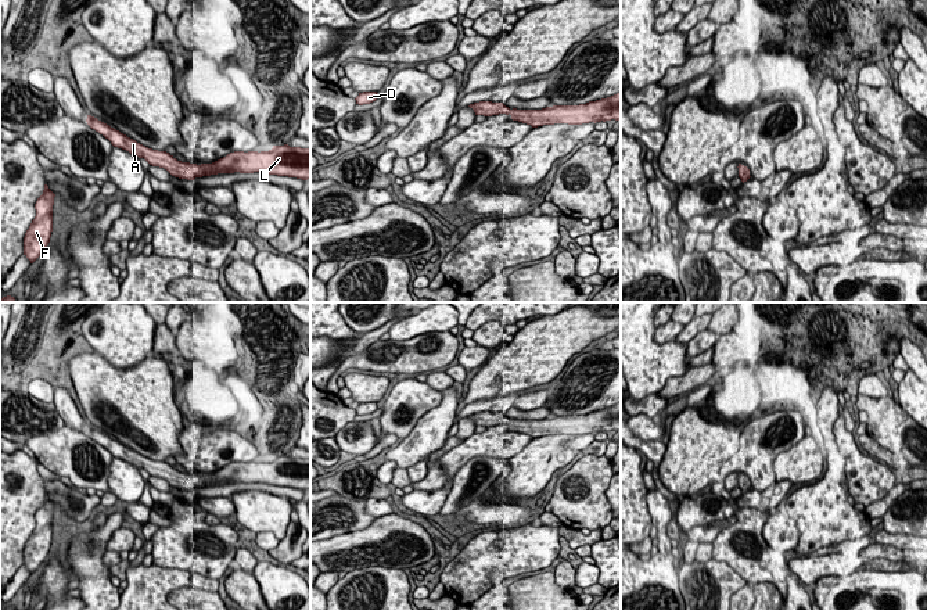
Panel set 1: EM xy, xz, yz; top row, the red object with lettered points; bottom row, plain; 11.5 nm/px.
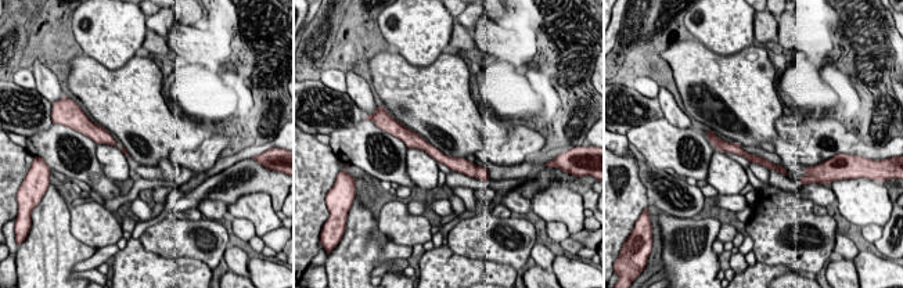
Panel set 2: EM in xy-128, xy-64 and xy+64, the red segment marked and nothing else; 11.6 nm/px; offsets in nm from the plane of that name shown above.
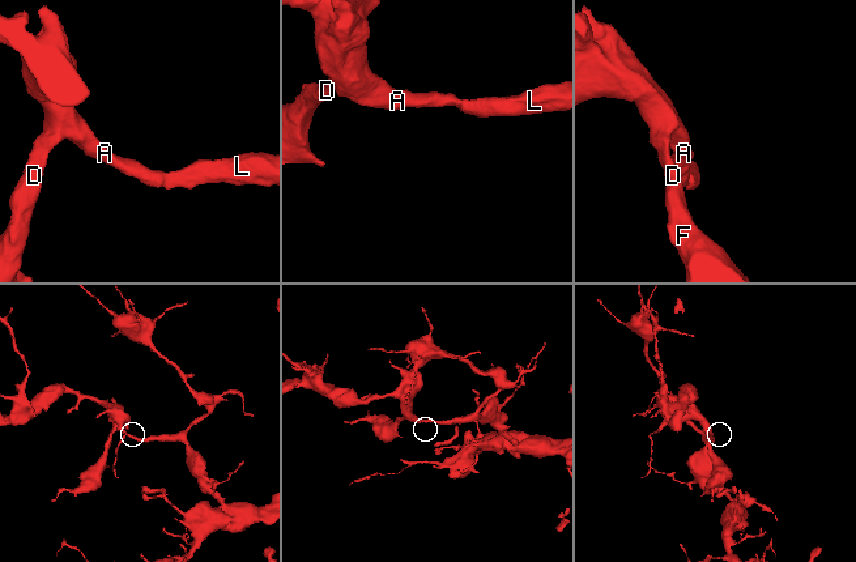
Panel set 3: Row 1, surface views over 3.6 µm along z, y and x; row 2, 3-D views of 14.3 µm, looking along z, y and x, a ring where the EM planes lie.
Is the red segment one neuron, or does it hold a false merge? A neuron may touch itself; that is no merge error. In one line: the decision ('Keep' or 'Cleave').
Keep

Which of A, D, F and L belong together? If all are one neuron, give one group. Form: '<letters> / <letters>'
A D F L

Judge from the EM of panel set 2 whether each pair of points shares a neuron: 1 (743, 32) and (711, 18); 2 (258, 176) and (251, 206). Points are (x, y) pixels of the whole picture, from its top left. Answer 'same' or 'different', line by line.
1: same
2: different

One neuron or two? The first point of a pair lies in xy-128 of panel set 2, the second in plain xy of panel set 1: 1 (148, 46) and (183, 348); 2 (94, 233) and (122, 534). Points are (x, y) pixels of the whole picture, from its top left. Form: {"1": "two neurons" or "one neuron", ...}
{"1": "two neurons", "2": "one neuron"}

